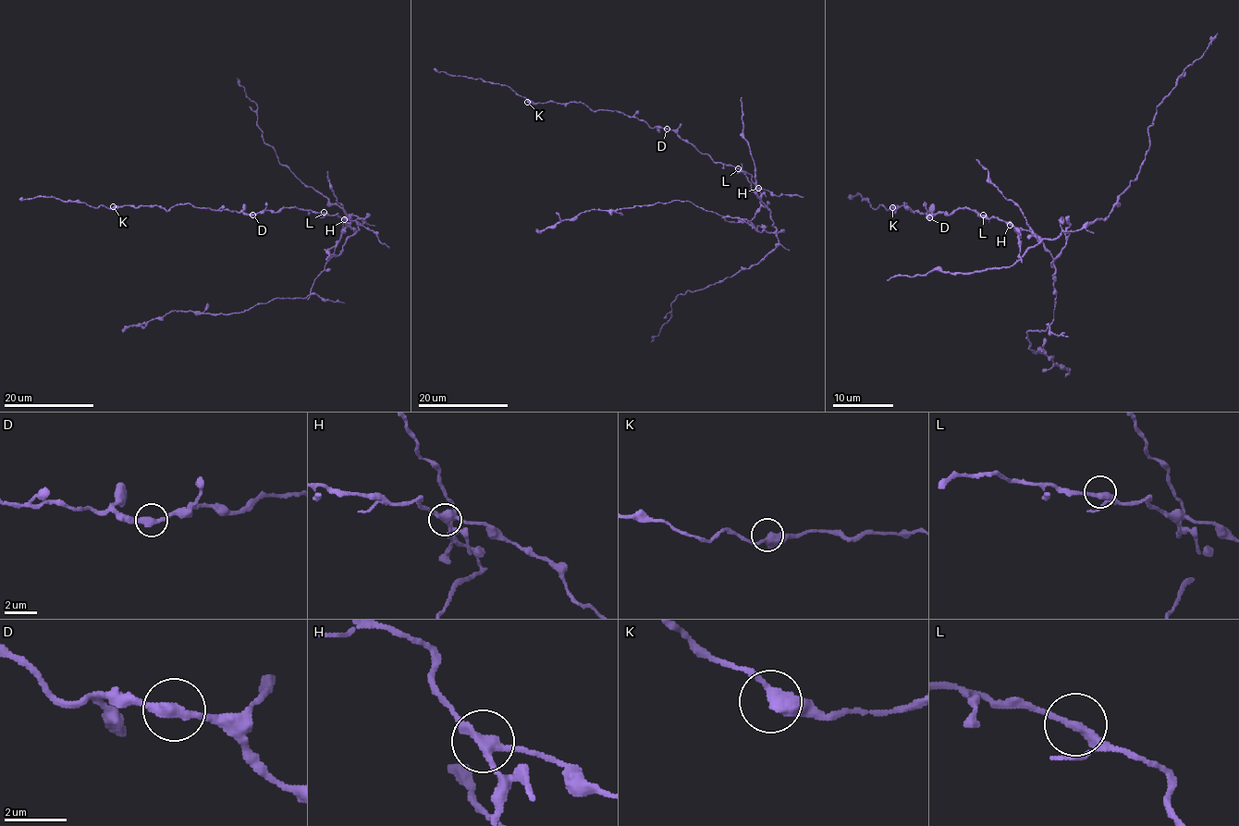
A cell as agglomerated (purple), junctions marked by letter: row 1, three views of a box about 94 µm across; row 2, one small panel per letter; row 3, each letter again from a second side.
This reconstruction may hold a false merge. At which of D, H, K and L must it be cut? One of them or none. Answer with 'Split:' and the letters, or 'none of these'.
Split: H

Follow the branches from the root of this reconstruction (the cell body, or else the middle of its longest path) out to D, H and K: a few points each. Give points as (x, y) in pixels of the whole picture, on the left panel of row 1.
D: (323, 213), (282, 207), (277, 212), (262, 211), (252, 215)
H: (323, 213), (337, 215), (344, 220)
K: (323, 213), (282, 207), (277, 212), (248, 215), (190, 204), (176, 204), (168, 210), (155, 205), (113, 206)

